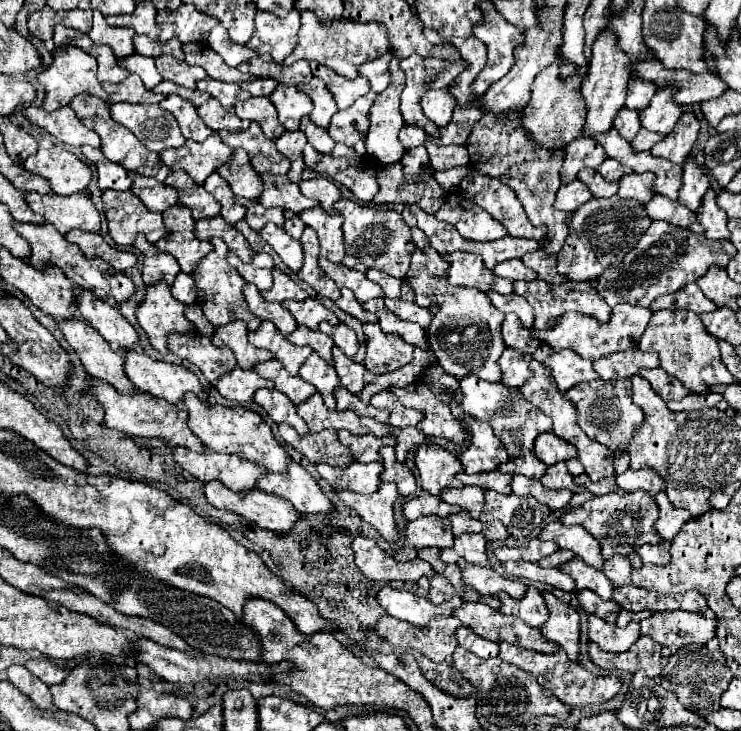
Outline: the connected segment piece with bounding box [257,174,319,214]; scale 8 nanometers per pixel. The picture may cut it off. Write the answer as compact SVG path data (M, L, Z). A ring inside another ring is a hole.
M261 174L263 180L263 192L257 198L257 202L261 202L263 206L271 208L271 206L279 206L285 210L293 210L295 214L299 214L305 208L313 208L319 202L311 200L307 196L301 194L299 184L289 182L287 176L273 176L273 174Z

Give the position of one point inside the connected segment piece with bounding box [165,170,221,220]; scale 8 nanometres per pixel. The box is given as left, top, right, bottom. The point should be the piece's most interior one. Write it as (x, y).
(193, 195)

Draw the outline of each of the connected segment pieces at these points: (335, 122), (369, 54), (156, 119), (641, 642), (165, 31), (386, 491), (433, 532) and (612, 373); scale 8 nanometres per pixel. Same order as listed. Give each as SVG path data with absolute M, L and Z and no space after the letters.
M369 92L361 96L351 108L339 110L327 128L329 136L345 146L353 146L357 140L365 138L369 128L369 108L375 102L375 96L375 92Z
M305 10L305 14L301 14L301 30L299 30L299 38L297 38L297 46L295 50L285 58L285 64L293 64L297 60L315 60L331 70L335 70L341 76L347 78L357 78L359 66L375 60L379 56L383 56L385 52L389 52L389 40L385 34L385 26L381 26L379 22L353 22L351 18L337 18L337 22L329 22L329 26L325 26L325 22L317 22L315 14L309 14L309 10Z
M119 102L111 104L111 118L117 124L127 126L151 152L175 148L185 142L177 120L159 106Z
M641 636L629 652L621 654L599 650L597 644L589 642L589 658L603 670L625 670L631 674L645 670L649 678L657 678L661 674L661 646L647 636Z
M181 4L177 10L161 10L157 12L157 24L161 28L159 40L171 40L179 38L181 42L207 42L209 30L217 24L213 16L207 16L199 10L195 10L189 4Z
M381 482L379 490L373 494L357 494L351 490L337 490L339 500L353 508L367 524L371 524L387 542L397 540L397 528L393 518L393 502L399 496L393 482Z
M425 516L407 522L405 526L405 544L403 548L395 550L393 558L397 562L407 562L417 556L419 548L435 546L435 548L451 548L453 546L453 532L447 518L441 516Z
M635 346L617 354L609 354L605 358L599 358L593 362L593 370L603 380L613 380L613 378L631 378L637 374L641 368L657 368L661 364L658 354L655 352L643 352Z

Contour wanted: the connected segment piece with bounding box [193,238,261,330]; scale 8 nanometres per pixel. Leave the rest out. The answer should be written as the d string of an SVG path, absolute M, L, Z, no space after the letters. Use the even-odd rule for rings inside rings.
M213 238L211 244L213 244L213 250L201 260L201 266L197 266L197 270L193 272L193 280L197 286L197 304L201 306L201 310L205 312L207 320L213 326L223 326L231 320L243 320L243 322L247 322L249 330L255 330L261 324L261 320L249 310L249 306L243 298L241 288L245 286L245 280L237 274L237 270L233 266L227 264L225 256L229 250L227 250L225 242L221 242L219 238Z

